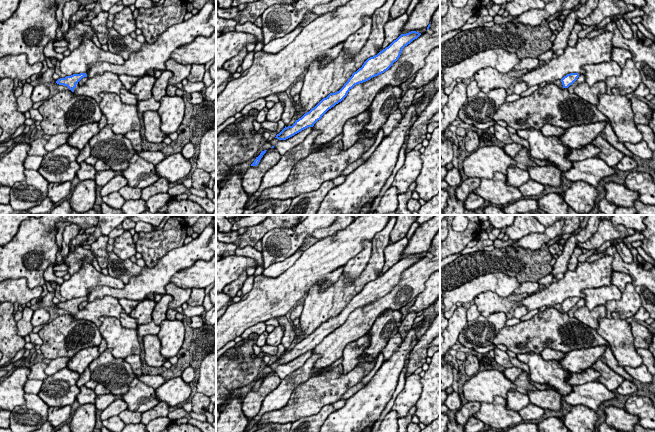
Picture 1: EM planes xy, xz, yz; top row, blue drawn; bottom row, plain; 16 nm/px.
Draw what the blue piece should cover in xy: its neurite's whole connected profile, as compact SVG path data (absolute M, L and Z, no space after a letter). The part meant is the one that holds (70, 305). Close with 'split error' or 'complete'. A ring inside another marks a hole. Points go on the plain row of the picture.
M104 296L102 299L88 302L85 308L80 310L78 306L84 301L87 301L86 297L73 298L58 303L56 307L67 310L75 320L87 320L93 322L97 327L100 327L102 324L99 320L100 317L120 319L120 314L123 312L119 300L111 296Z; split error

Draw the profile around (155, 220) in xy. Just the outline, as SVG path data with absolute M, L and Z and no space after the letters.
M133 215L129 219L134 222L145 222L152 226L159 226L166 216L167 215Z

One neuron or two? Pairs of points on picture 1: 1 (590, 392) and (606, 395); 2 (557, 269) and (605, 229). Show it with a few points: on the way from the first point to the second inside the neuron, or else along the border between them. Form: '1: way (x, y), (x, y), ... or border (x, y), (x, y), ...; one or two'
1: way (594, 394), (602, 394); one
2: border (598, 225), (595, 232), (585, 242); two

